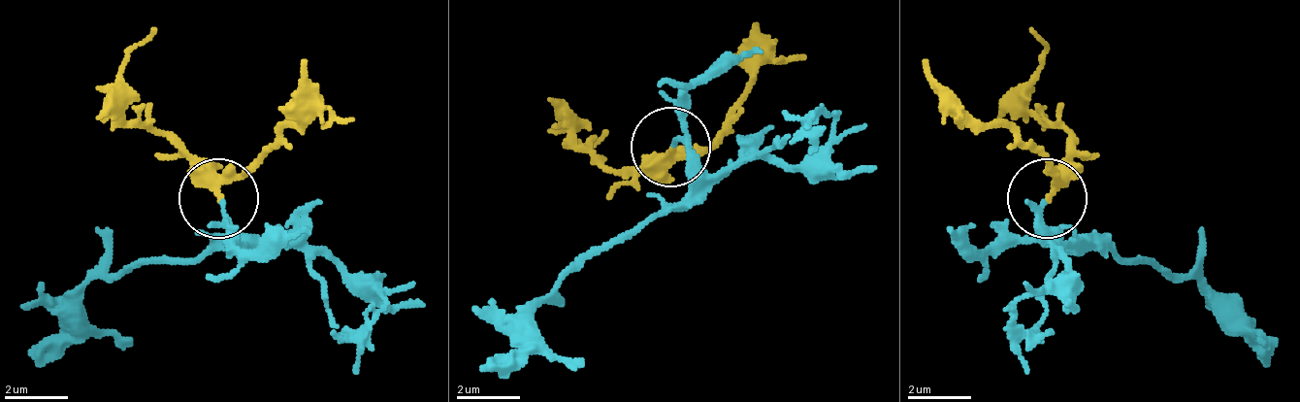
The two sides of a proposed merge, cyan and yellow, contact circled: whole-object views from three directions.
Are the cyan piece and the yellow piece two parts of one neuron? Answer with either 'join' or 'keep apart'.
join

